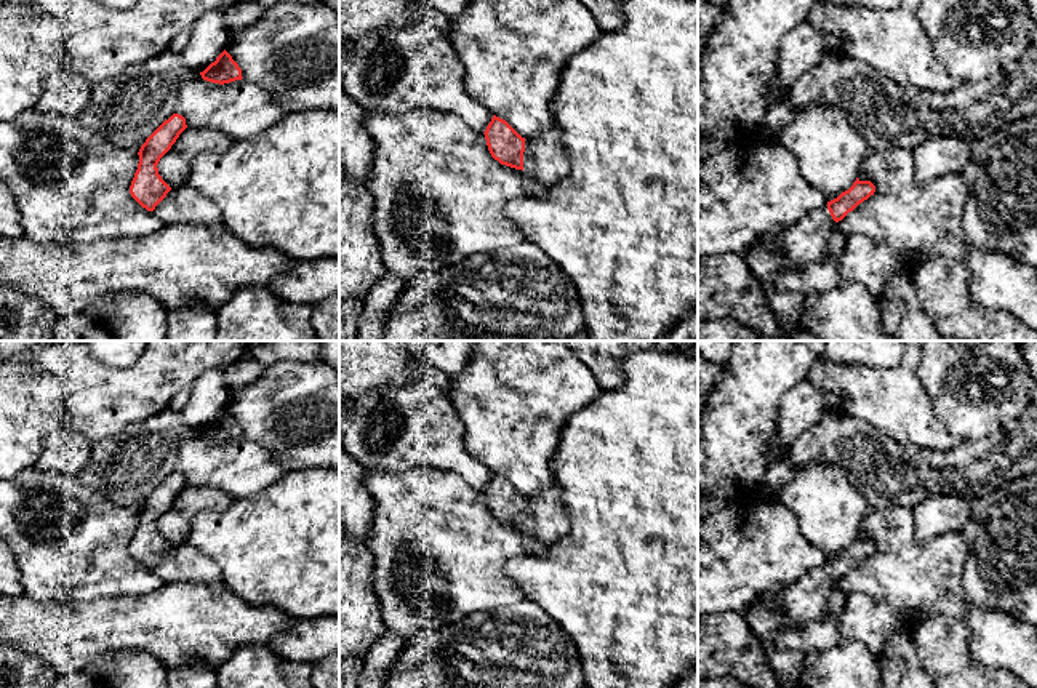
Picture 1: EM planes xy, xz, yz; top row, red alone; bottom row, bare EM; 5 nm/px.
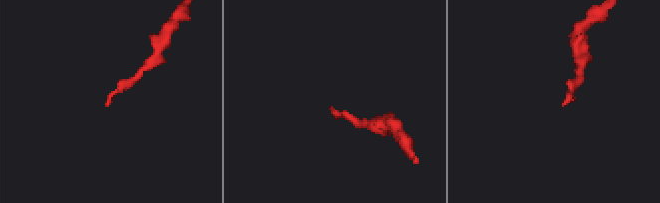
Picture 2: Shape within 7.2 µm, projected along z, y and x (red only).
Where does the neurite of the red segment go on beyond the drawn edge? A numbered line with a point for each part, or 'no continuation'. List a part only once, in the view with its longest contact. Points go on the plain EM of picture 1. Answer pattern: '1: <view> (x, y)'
1: xz (544, 517)

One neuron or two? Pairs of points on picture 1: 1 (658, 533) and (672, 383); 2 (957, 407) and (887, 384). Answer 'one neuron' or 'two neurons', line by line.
1: one neuron
2: two neurons

